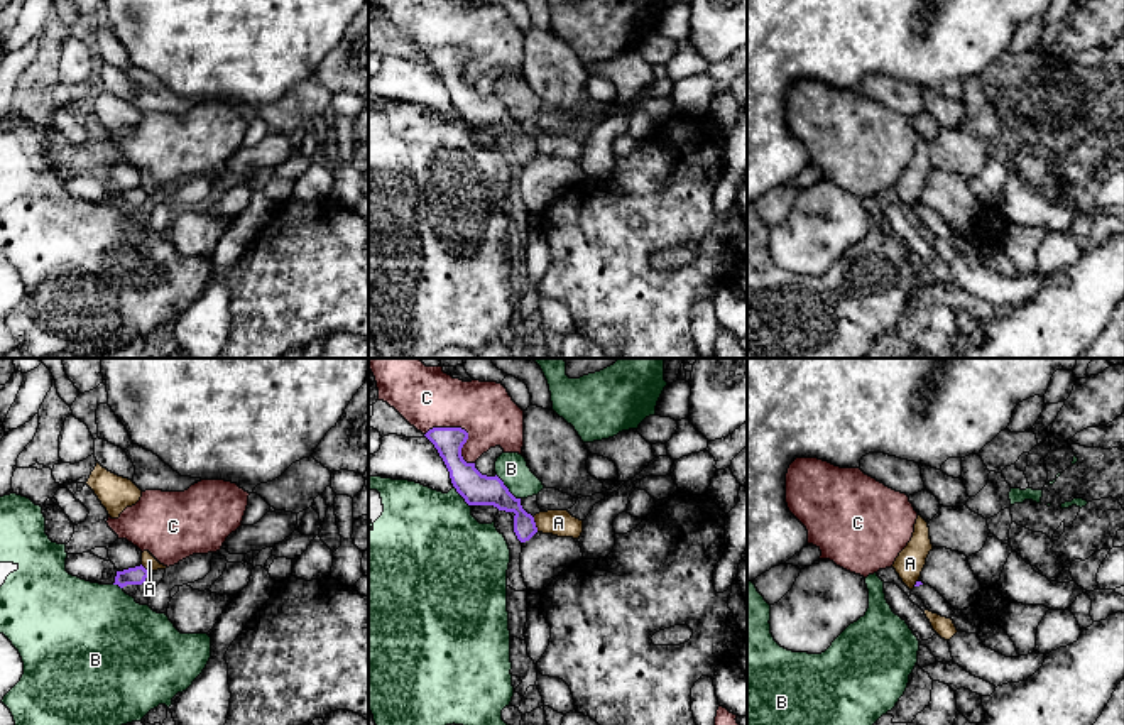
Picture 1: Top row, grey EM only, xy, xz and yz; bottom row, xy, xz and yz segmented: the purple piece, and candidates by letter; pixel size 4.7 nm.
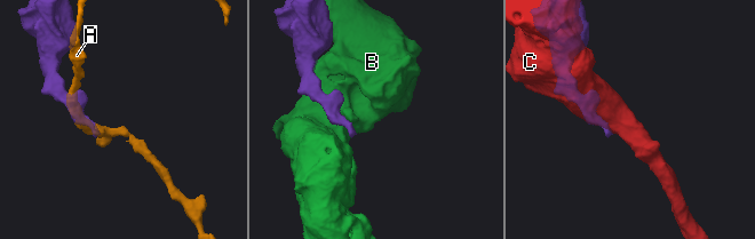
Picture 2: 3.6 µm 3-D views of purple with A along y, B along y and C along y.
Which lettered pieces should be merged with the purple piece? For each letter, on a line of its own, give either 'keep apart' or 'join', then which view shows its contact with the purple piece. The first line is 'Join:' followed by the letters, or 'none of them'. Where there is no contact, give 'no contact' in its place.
Join: none of them
A: keep apart; meets purple in xz
B: keep apart; meets purple in xz
C: keep apart; meets purple in xz

